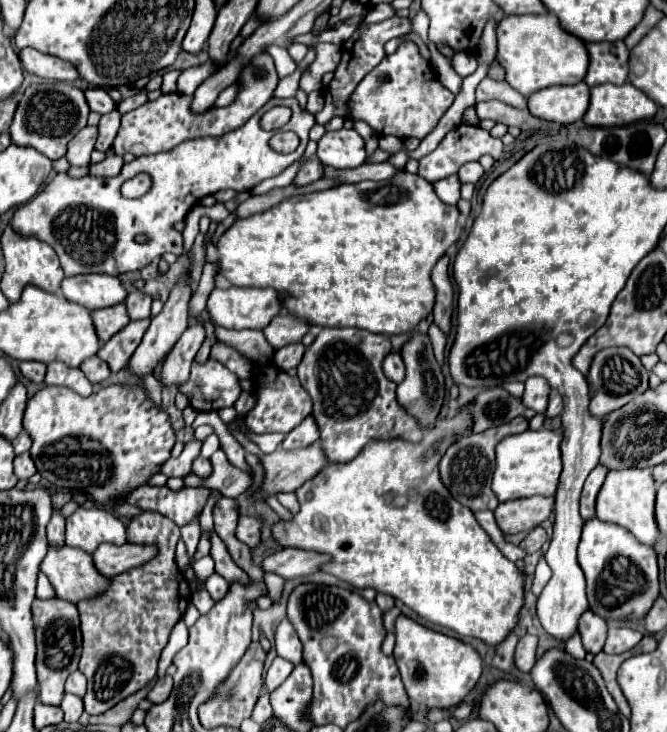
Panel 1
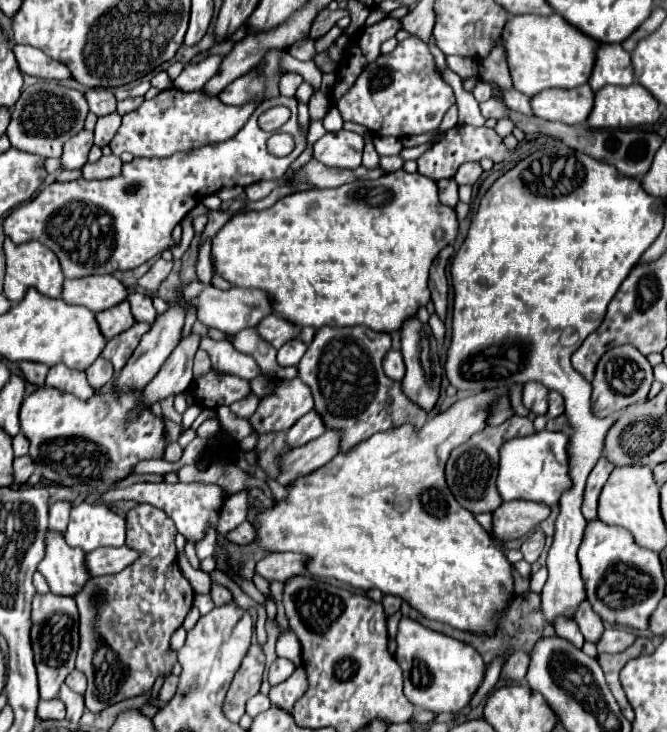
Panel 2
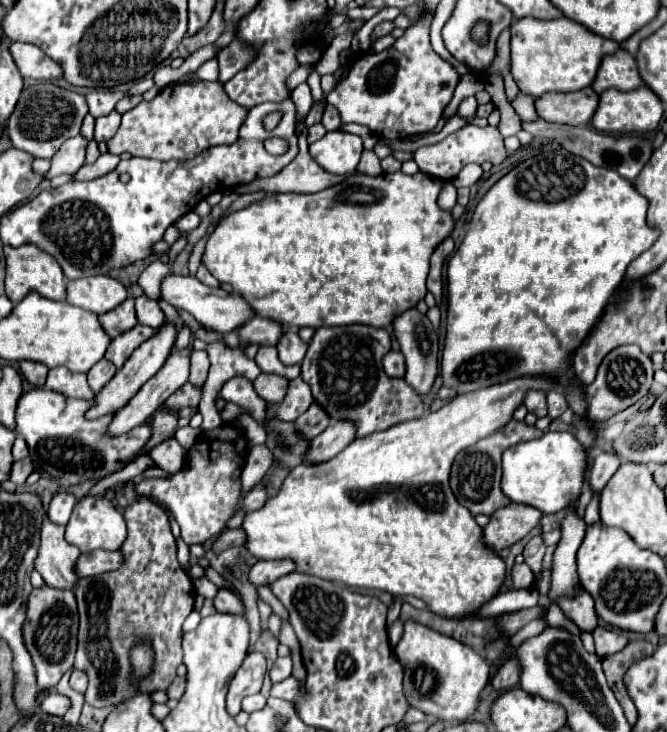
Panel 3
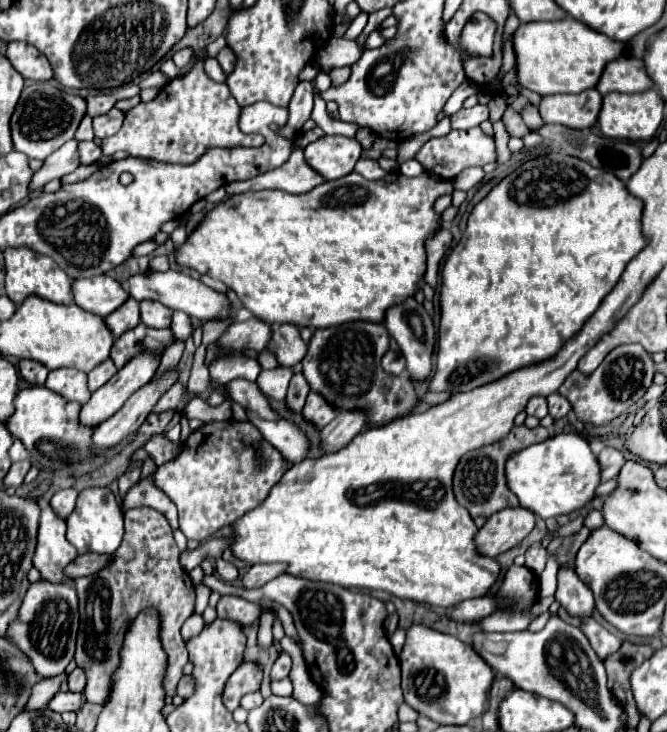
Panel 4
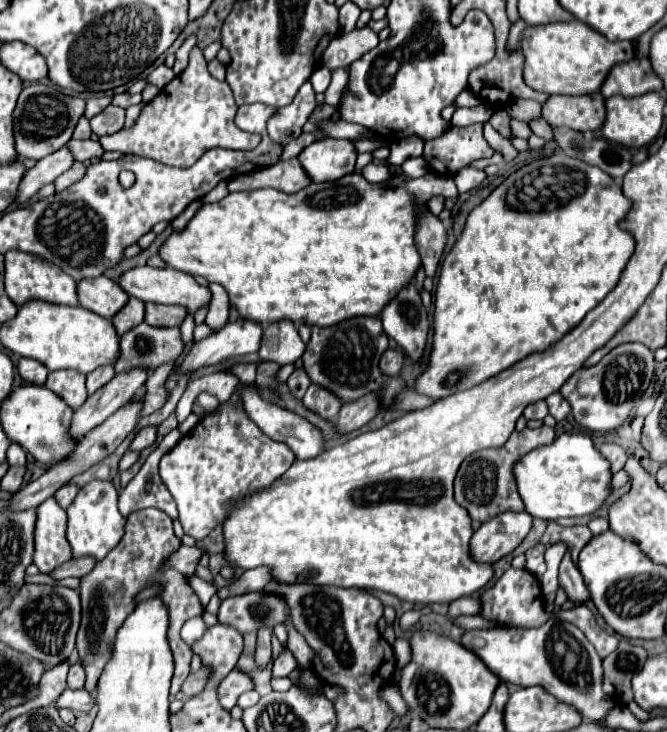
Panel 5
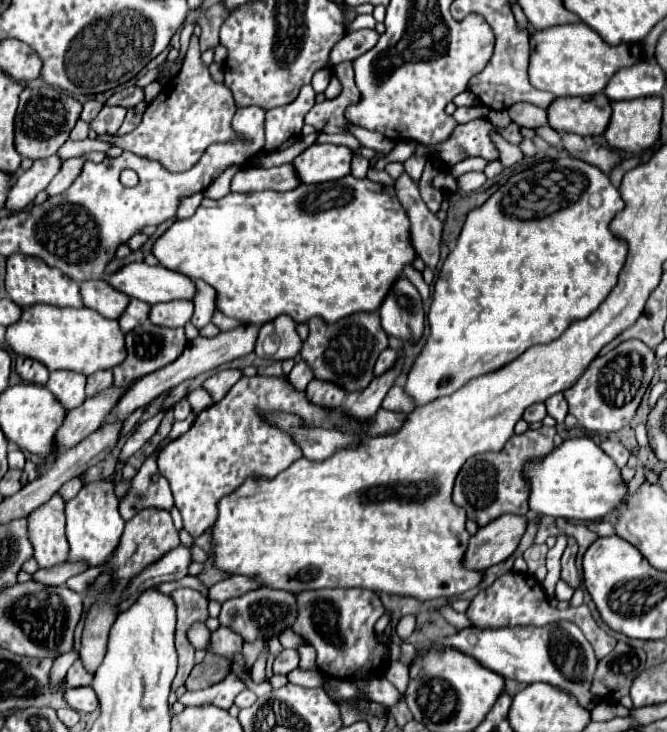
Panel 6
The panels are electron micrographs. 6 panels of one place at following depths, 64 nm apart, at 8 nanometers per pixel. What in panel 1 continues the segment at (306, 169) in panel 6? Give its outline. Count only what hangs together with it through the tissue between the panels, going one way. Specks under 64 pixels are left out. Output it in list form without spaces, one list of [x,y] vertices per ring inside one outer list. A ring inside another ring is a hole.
[[[356,130],[326,132],[318,142],[316,156],[324,166],[332,168],[356,168],[364,164],[364,140]]]

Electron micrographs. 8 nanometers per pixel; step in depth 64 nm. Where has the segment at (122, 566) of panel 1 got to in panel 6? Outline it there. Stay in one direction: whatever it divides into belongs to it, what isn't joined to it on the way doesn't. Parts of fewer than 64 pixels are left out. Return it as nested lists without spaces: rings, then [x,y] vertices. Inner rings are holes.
[[[62,562],[62,564],[56,564],[52,568],[38,568],[32,578],[40,584],[46,584],[46,586],[60,586],[60,584],[66,584],[68,578],[84,572],[88,566],[84,562],[78,562],[78,564],[70,564],[70,562]]]

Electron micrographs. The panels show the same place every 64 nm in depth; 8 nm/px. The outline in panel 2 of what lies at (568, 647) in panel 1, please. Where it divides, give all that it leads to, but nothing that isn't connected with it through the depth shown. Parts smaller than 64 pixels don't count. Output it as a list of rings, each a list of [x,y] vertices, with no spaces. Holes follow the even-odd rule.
[[[560,616],[556,619],[553,628],[558,636],[570,640],[577,648],[582,649],[585,640],[578,625],[572,619]]]

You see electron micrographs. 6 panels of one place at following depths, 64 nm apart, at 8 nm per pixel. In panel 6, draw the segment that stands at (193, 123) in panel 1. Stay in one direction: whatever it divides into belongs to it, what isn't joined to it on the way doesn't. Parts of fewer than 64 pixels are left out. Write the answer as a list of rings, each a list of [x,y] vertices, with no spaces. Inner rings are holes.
[[[192,36],[182,70],[172,76],[162,86],[162,92],[148,104],[142,122],[126,136],[102,136],[102,140],[110,140],[122,150],[134,152],[142,158],[158,160],[170,172],[184,172],[200,160],[210,144],[236,138],[230,126],[234,112],[236,104],[232,92],[224,84],[218,84],[210,78],[208,68],[200,60],[198,36]]]

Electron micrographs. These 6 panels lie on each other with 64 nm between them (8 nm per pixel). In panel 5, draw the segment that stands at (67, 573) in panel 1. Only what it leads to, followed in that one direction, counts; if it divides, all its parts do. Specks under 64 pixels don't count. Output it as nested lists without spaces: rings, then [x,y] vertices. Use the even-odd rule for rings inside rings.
[[[54,496],[36,508],[34,542],[34,564],[42,574],[52,572],[56,566],[72,558],[70,544],[66,540],[66,510],[56,504]]]

